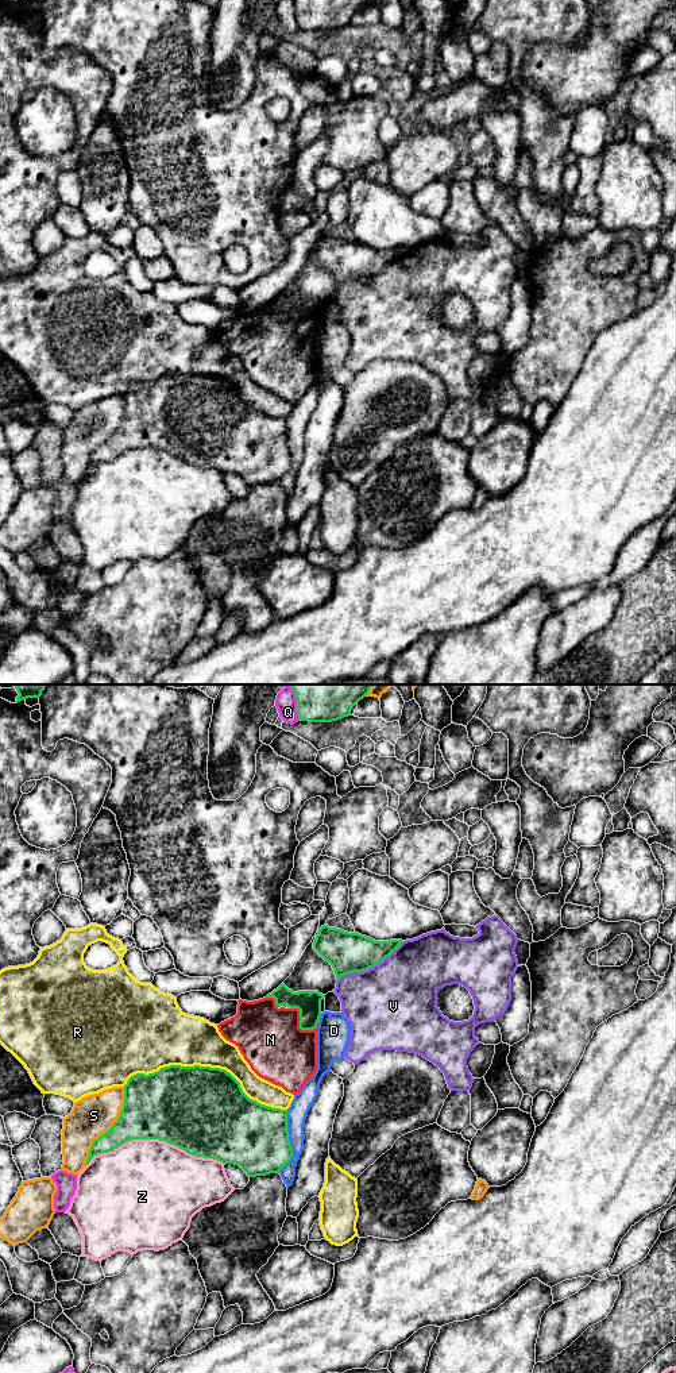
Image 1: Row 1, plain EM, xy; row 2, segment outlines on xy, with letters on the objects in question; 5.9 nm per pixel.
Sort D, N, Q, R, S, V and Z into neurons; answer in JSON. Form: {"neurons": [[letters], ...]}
{"neurons": [["D", "Q"], ["N"], ["R"], ["S"], ["V"], ["Z"]]}

